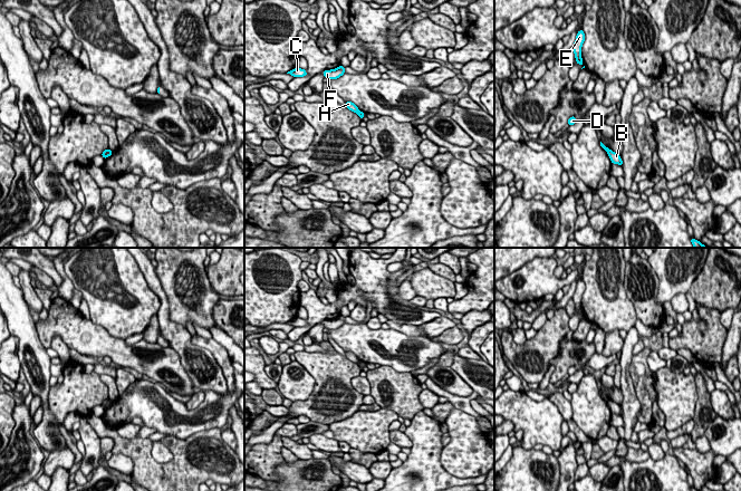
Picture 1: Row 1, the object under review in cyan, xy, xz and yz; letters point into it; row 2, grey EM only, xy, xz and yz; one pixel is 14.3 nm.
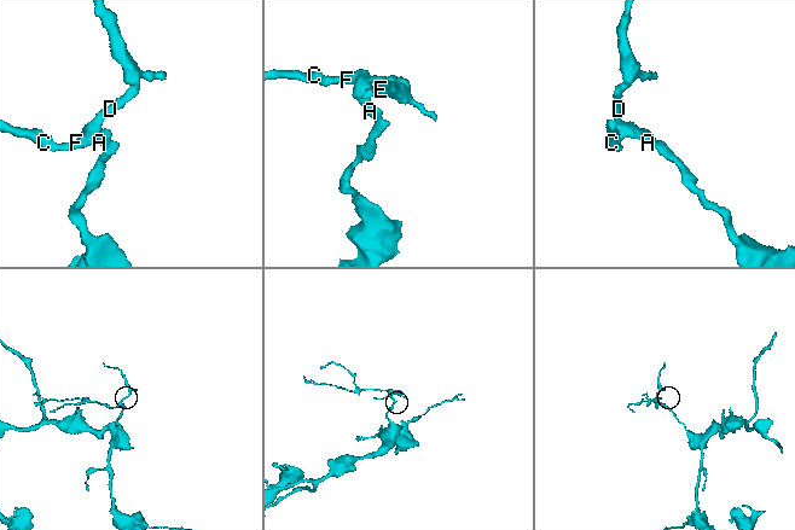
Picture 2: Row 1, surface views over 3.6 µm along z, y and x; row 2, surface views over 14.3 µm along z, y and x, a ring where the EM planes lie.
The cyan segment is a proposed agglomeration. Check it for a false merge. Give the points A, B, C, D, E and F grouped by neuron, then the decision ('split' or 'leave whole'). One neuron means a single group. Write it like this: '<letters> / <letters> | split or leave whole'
A C D E F / B | split

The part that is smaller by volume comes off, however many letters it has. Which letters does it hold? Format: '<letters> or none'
A, C, D, E, F

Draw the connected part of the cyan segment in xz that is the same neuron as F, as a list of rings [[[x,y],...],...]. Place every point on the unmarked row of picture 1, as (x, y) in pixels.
[[[338,316],[335,319],[324,320],[323,324],[324,324],[325,328],[327,328],[328,330],[337,329],[345,324],[345,317]]]

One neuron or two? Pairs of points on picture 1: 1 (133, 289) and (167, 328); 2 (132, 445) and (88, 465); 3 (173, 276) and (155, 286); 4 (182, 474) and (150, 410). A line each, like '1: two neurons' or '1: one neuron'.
1: two neurons
2: two neurons
3: two neurons
4: two neurons

